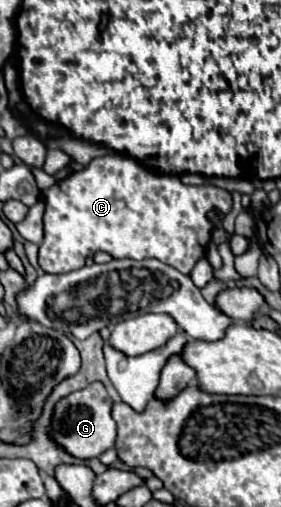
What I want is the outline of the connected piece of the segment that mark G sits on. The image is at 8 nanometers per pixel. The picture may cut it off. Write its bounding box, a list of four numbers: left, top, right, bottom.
[51,381,117,459]

